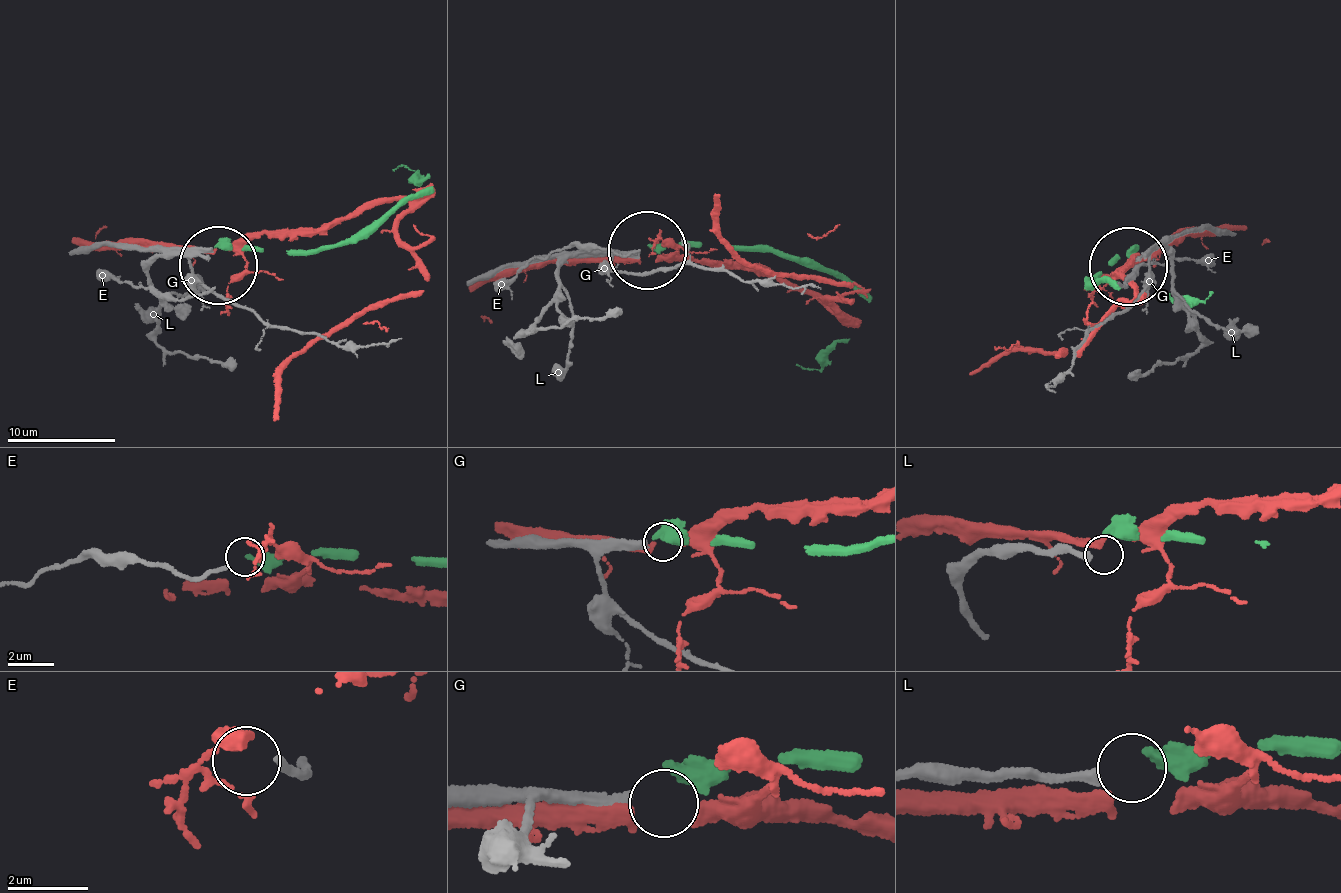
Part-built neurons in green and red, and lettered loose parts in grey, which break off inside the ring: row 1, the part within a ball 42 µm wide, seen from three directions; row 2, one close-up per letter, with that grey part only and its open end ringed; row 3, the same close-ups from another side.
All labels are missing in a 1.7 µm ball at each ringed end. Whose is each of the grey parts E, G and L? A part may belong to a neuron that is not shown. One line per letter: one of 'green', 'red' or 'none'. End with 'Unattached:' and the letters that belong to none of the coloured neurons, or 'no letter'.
E: none
G: green
L: none
Unattached: E, L

